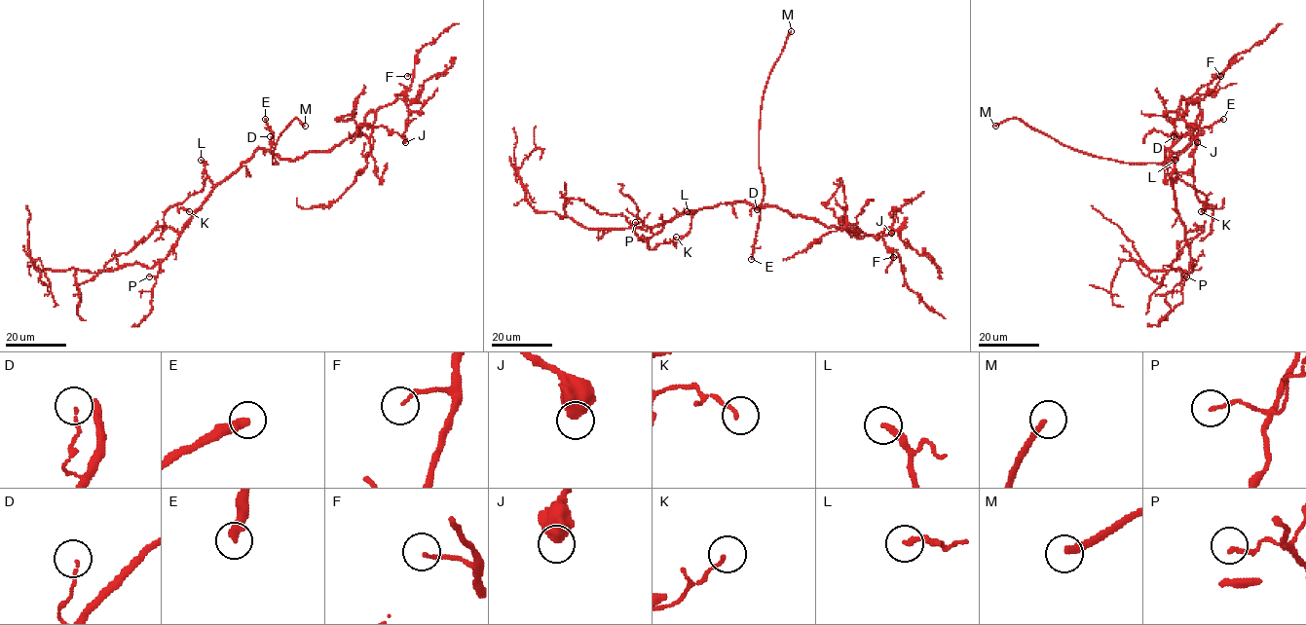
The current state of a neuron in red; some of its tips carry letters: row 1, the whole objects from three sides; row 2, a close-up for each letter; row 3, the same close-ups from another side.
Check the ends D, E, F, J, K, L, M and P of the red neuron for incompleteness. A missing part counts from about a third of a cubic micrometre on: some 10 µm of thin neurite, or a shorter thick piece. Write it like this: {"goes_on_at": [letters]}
{"goes_on_at": ["E", "L", "M"]}

